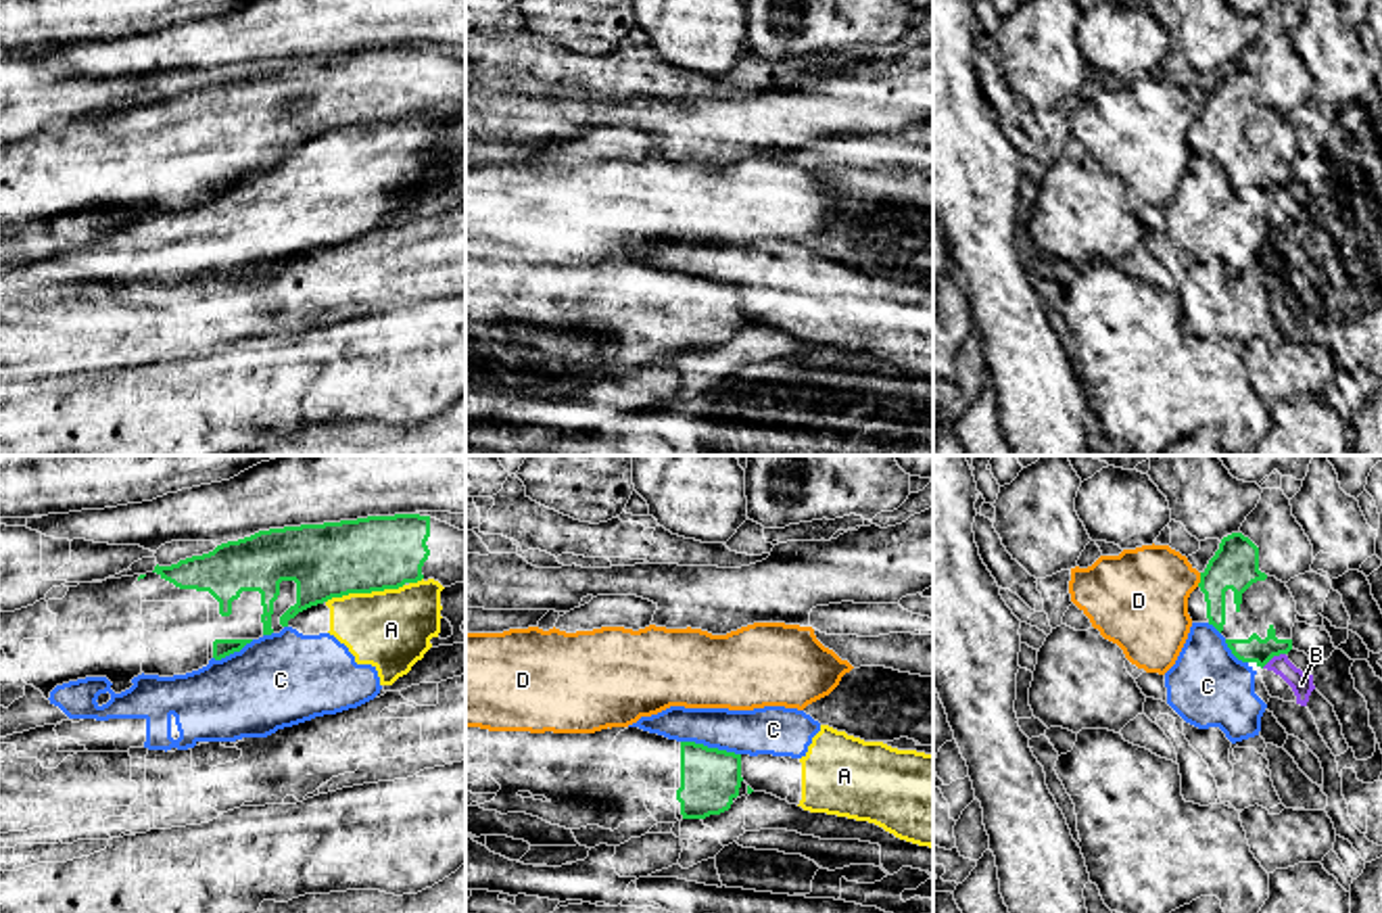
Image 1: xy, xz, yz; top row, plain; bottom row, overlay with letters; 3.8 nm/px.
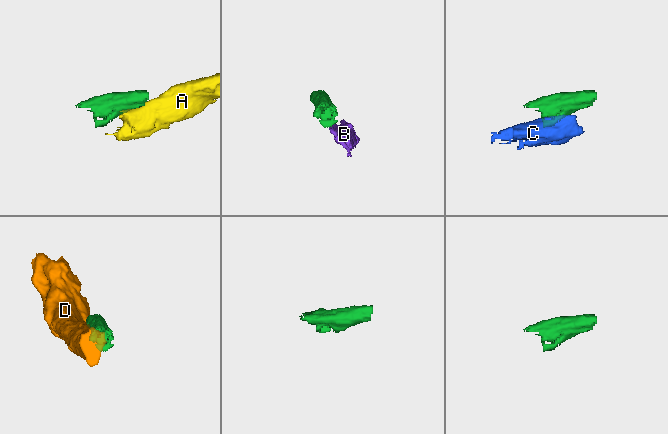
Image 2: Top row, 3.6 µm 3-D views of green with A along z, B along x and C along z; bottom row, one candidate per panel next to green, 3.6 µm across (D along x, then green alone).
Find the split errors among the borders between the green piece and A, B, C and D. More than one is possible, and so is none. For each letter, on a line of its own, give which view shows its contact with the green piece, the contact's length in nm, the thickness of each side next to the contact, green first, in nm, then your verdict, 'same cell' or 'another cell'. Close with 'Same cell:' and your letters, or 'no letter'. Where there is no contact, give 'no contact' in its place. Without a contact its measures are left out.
A: xy | 320 nm | 280/320 nm | another cell
B: yz | 110 nm | 100/90 nm | another cell
C: xz | 240 nm | 240/190 nm | another cell
D: yz | 60 nm | 180/360 nm | another cell
Same cell: no letter

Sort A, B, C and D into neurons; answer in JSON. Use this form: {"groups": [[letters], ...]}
{"groups": [["A", "C"], ["B"], ["D"]]}

